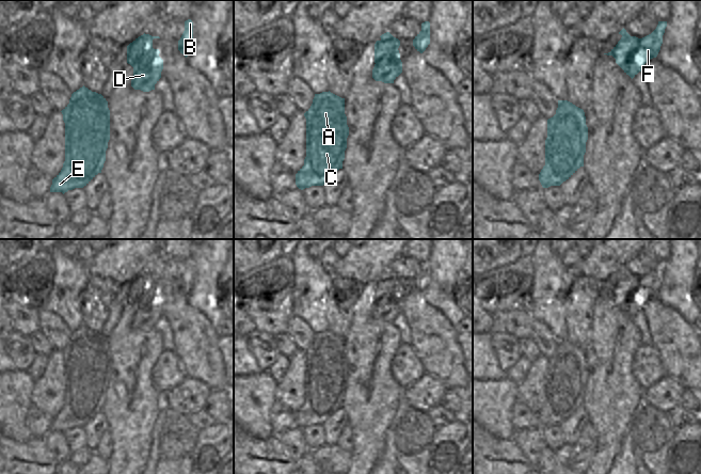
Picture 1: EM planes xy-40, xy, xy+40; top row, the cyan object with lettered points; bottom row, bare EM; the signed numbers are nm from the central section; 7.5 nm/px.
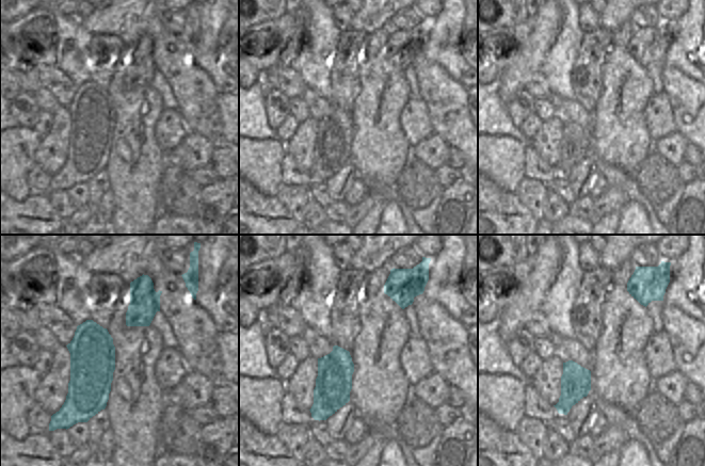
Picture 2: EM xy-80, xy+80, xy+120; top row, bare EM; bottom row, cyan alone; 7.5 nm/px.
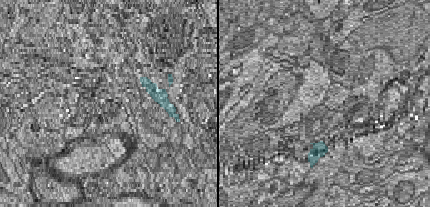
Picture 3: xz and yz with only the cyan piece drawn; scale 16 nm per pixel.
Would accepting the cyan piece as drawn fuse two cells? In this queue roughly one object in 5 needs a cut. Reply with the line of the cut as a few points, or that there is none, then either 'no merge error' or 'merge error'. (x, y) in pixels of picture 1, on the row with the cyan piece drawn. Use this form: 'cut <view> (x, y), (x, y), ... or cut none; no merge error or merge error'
cut none; no merge error

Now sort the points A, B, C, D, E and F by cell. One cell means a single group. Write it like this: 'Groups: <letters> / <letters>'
Groups: A B C D E F.

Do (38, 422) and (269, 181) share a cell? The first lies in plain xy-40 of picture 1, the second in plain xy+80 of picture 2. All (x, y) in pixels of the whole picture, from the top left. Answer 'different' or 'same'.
different

